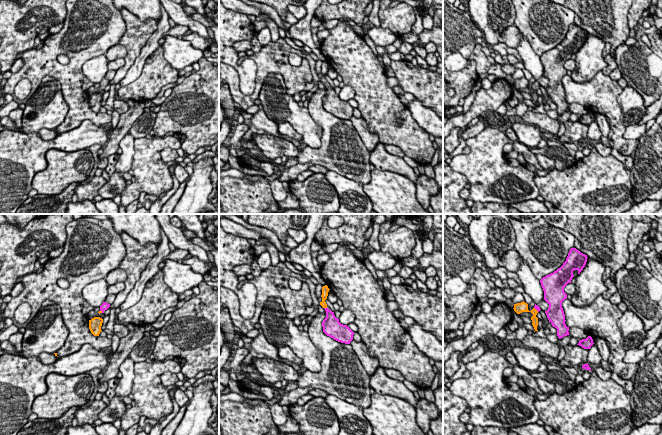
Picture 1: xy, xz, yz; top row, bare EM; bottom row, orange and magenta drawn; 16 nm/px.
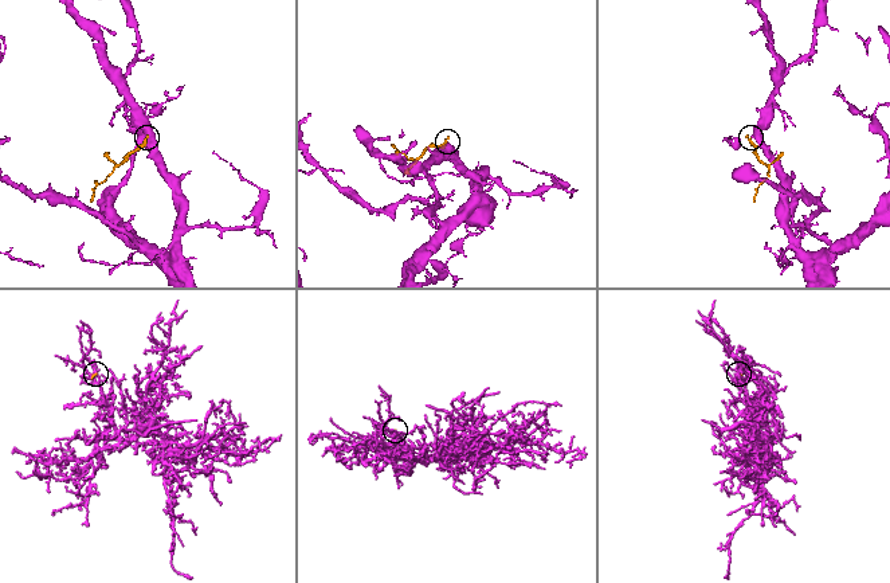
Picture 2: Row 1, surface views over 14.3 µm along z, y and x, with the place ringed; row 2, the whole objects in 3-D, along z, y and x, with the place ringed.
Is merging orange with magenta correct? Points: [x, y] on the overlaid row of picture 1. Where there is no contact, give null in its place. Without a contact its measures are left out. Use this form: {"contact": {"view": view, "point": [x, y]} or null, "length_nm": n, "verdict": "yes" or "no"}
{"contact": {"view": "xz", "point": [325, 307]}, "length_nm": 50, "verdict": "yes"}

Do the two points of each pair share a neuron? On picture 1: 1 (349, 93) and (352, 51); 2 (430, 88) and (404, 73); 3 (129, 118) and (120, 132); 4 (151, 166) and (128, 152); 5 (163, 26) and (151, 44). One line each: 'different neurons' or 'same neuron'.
1: different neurons
2: same neuron
3: same neuron
4: different neurons
5: same neuron

